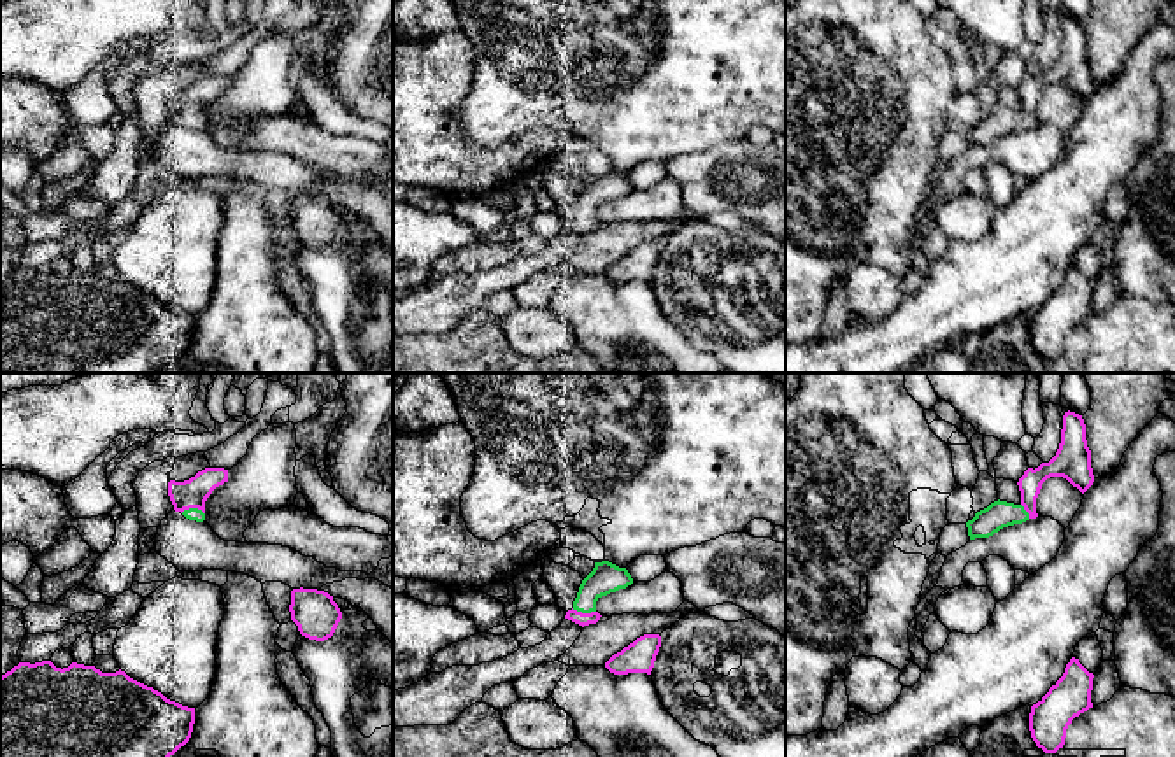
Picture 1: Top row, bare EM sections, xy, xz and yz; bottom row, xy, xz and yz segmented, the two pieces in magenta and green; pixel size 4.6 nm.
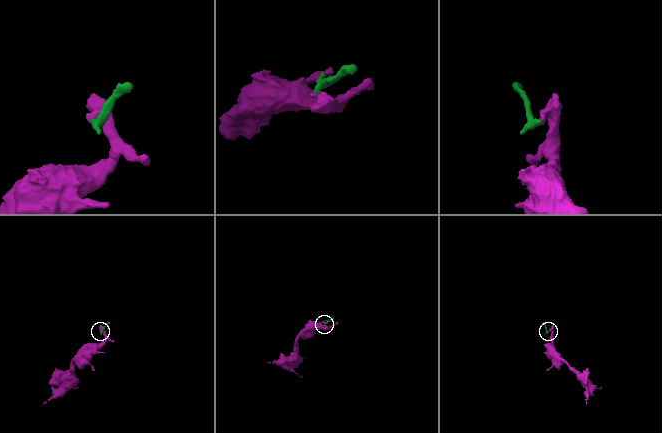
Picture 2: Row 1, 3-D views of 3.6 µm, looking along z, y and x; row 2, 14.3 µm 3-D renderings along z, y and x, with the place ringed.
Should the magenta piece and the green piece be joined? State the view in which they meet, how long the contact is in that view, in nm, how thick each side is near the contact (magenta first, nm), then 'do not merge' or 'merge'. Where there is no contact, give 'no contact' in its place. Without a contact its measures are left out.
contact in xy; length 110 nm; calibres 140 and 60 nm; merge

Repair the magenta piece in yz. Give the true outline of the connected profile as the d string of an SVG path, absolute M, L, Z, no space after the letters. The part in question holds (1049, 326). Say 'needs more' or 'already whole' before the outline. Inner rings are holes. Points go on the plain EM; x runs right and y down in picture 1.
already whole | M1072 265L1063 284L1031 314L1031 345L1045 361L1063 356L1072 328L1093 315L1093 286L1094 282Z

